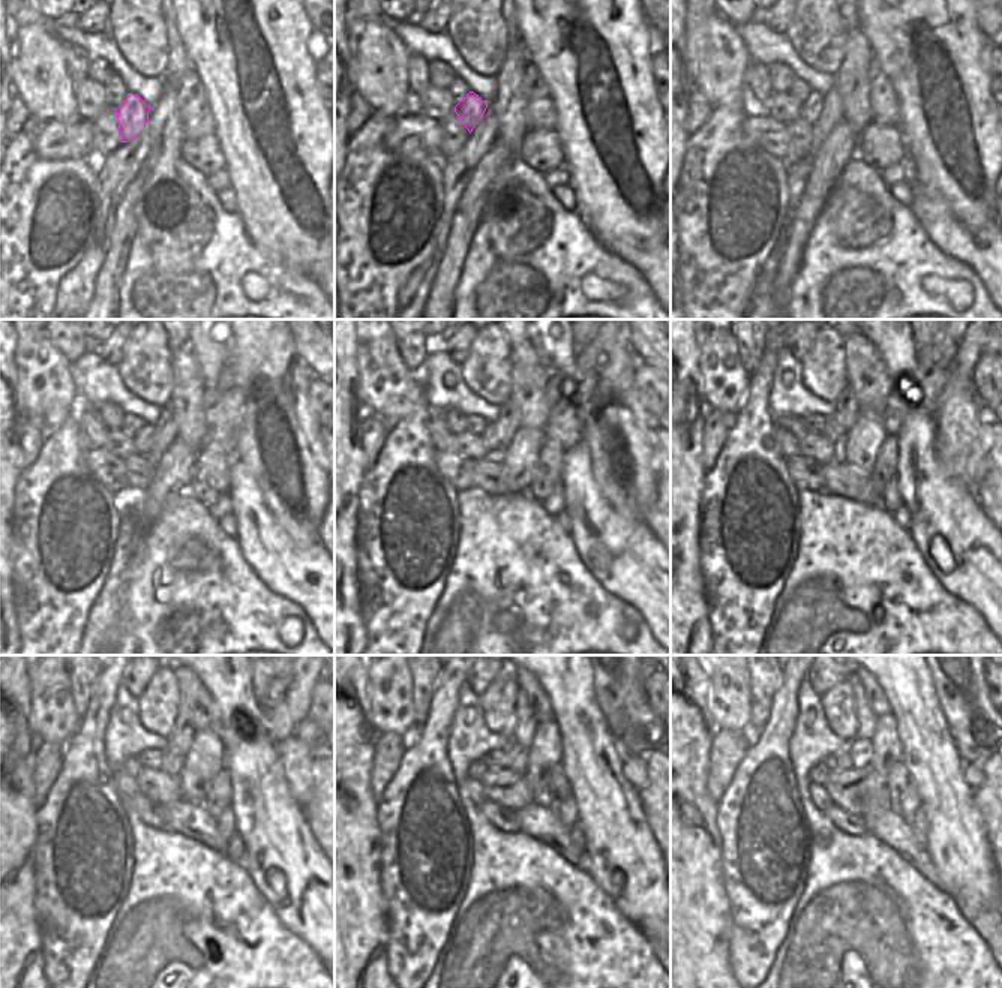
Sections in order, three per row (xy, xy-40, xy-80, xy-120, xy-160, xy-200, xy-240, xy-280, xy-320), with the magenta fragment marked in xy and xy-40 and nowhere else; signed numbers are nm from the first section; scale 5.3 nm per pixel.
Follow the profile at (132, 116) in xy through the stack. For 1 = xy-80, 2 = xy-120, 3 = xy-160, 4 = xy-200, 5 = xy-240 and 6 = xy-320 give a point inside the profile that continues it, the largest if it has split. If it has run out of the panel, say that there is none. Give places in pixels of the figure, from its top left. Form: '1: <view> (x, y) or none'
1: xy-80 (812, 105)
2: xy-120 (144, 438)
3: xy-160 (489, 437)
4: xy-200 (831, 431)
5: xy-240 (173, 763)
6: xy-320 (860, 750)

